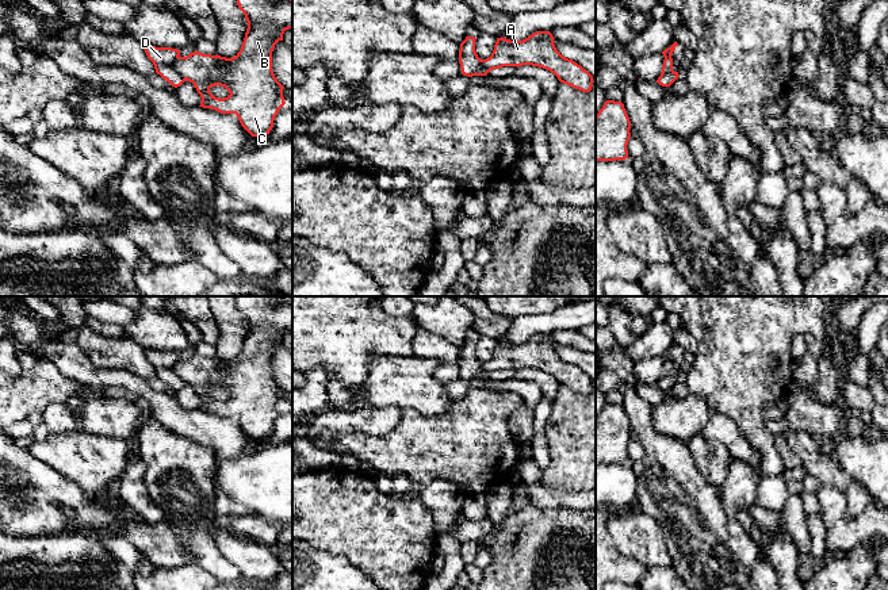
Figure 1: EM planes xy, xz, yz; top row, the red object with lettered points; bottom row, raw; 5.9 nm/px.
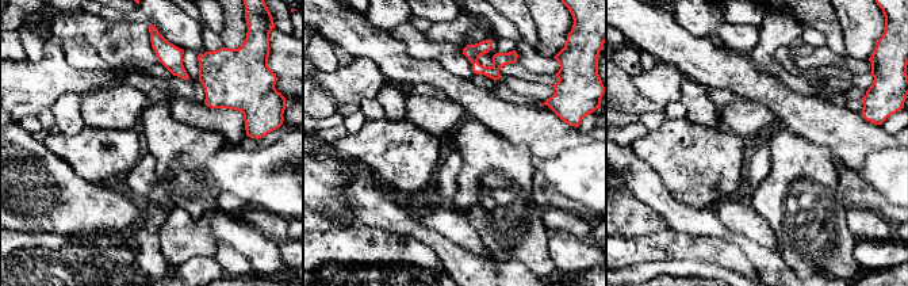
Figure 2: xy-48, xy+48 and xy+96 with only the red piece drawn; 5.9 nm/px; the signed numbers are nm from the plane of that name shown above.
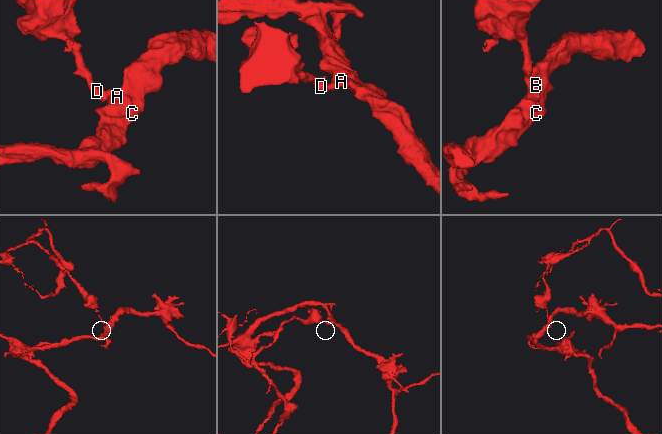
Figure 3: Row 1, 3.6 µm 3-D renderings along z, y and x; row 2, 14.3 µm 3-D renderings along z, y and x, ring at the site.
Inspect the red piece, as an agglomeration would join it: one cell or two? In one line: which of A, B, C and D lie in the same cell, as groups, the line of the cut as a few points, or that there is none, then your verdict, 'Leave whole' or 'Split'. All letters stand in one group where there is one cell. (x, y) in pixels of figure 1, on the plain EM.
Groups: A B C / D. Split along xy (178, 360), (173, 371), (184, 383). Split

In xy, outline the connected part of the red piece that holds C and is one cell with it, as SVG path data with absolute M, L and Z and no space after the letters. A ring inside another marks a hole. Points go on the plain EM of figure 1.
M238 296L238 311L244 315L248 332L236 360L203 357L194 355L187 360L179 360L173 371L179 378L194 387L202 401L200 409L221 417L236 417L241 429L252 440L265 440L273 430L275 419L286 407L284 390L278 384L272 373L272 355L279 344L283 344L286 333L292 332L292 302L287 298L276 300L273 296ZM221 388L229 394L229 399L215 401L210 391Z

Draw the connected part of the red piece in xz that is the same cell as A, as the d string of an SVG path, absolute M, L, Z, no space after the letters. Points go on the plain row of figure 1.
M536 334L523 344L497 341L491 359L482 363L486 378L502 369L532 368L550 373L558 383L582 395L590 395L593 379L581 368L563 360L550 334Z

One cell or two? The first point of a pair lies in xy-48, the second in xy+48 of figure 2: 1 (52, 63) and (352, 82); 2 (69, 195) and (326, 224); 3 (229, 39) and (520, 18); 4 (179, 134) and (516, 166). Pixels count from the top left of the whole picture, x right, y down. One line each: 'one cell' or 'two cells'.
1: one cell
2: two cells
3: two cells
4: one cell

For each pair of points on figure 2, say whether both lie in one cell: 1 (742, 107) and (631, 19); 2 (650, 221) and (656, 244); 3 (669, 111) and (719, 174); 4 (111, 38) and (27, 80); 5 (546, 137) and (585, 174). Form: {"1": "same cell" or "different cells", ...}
{"1": "different cells", "2": "different cells", "3": "different cells", "4": "same cell", "5": "different cells"}

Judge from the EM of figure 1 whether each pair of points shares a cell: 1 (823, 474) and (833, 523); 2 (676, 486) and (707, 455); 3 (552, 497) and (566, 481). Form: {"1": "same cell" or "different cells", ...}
{"1": "different cells", "2": "different cells", "3": "different cells"}

